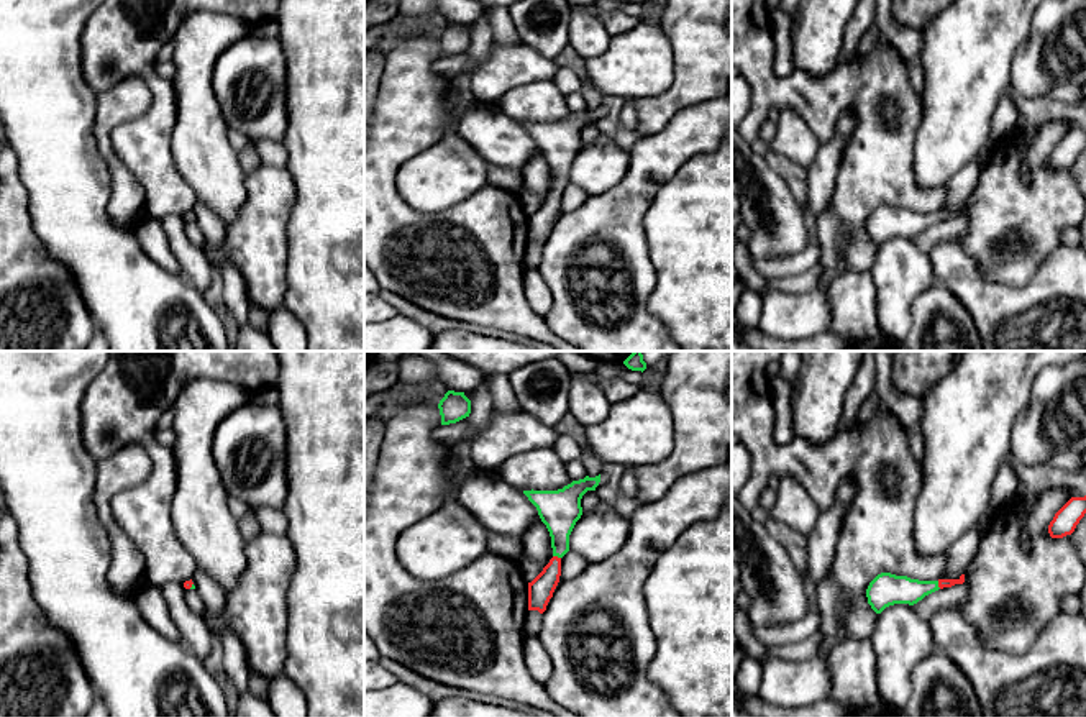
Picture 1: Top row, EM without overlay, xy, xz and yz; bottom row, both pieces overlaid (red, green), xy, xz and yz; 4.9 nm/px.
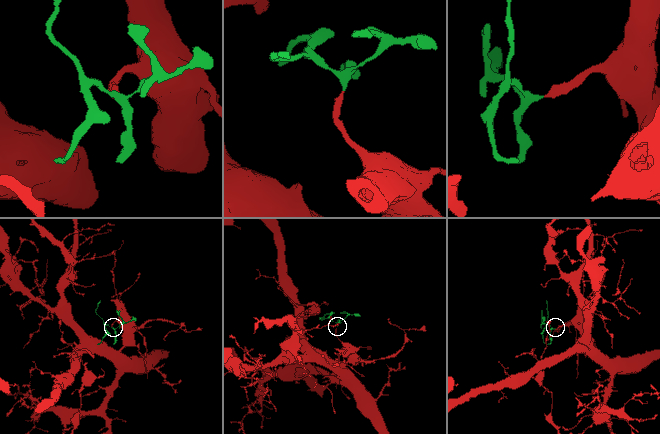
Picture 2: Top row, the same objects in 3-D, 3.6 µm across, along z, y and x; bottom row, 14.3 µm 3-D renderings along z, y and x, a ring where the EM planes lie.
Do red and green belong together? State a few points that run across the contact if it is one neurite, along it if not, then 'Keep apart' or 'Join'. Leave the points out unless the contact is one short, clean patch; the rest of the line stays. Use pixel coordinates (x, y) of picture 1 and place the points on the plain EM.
Line: xz (540, 222), (550, 209), (556, 189), (560, 181), (560, 143). Join

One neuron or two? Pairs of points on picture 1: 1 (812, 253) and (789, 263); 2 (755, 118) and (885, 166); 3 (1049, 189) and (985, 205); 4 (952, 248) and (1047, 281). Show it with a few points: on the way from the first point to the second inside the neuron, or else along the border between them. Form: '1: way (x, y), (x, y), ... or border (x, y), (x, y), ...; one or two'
1: way (807, 258), (794, 263); one
2: way (794, 92), (855, 99), (868, 123); one
3: way (1032, 205), (1001, 205); one
4: way (967, 274), (988, 296), (1021, 296); one

